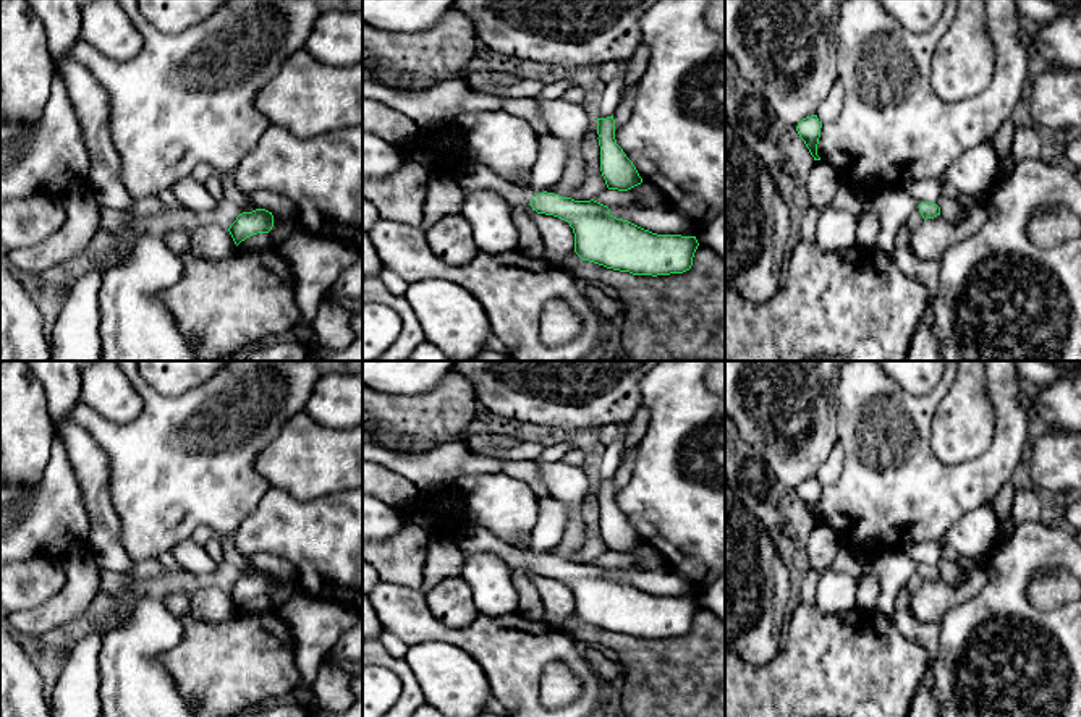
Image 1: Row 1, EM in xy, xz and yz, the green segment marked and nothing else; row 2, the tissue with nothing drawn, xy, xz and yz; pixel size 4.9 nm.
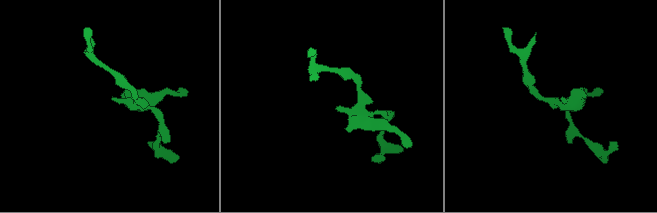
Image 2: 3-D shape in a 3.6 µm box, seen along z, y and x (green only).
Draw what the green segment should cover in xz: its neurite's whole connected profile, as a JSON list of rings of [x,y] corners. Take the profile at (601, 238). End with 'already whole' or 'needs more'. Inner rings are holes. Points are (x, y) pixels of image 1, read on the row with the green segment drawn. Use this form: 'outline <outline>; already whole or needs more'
outline [[[476,162],[464,163],[455,178],[463,191],[495,191],[511,209],[531,206],[537,214],[568,222],[574,233],[574,252],[607,269],[652,277],[683,274],[691,269],[699,246],[696,236],[652,233],[610,215],[610,209],[594,199],[574,201],[519,186]]]; needs more

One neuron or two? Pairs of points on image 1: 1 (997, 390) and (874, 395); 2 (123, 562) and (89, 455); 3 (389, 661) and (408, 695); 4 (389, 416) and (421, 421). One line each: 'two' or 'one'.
1: one
2: one
3: one
4: one

